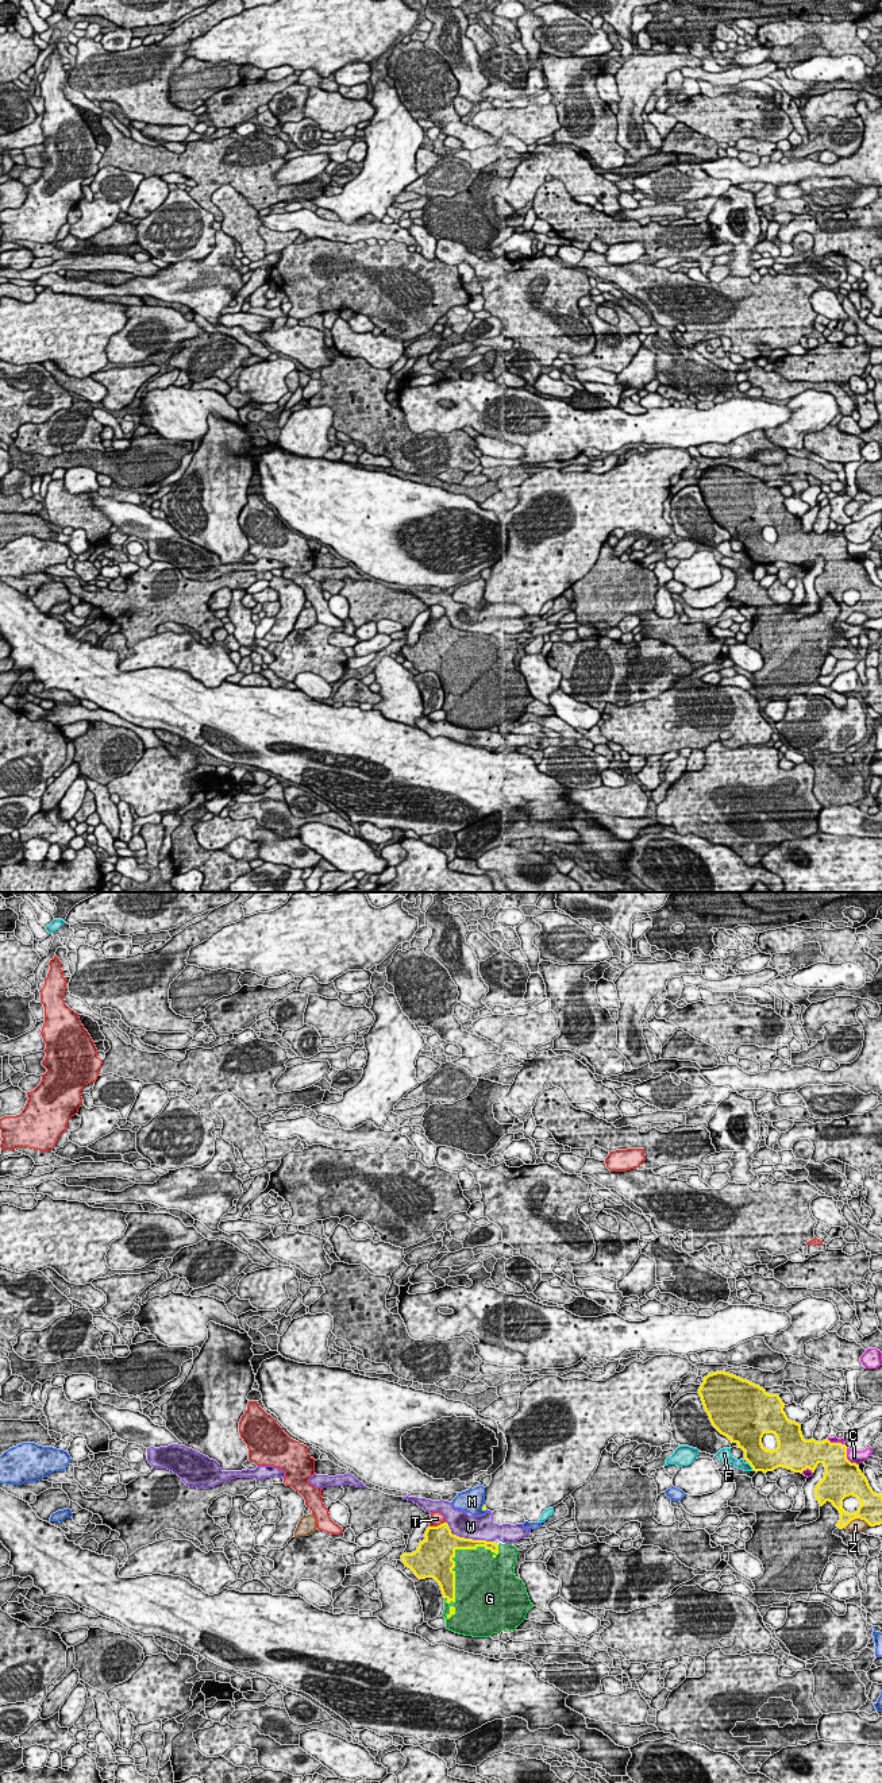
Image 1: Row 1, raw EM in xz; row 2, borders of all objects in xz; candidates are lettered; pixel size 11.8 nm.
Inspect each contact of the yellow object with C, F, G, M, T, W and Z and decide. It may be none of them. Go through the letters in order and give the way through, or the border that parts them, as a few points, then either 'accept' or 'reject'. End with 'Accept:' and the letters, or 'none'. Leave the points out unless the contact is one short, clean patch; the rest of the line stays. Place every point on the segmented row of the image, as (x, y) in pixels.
C: reject
F: reject
G: accept
M: reject
T: reject
W: reject
Z: reject
Accept: G

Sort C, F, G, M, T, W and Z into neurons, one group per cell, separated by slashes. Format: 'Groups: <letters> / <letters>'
Groups: C / F / G / M / T / W / Z

